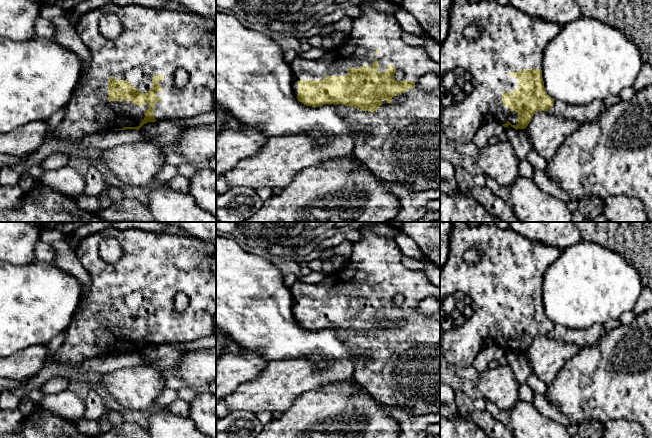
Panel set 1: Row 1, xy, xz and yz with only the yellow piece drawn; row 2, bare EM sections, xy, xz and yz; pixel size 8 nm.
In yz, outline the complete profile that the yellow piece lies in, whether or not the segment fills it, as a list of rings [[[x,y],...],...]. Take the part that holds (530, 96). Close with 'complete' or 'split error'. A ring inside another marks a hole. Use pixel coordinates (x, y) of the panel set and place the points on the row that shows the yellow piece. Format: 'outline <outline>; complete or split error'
outline [[[453,0],[451,8],[450,31],[447,39],[440,48],[440,95],[443,92],[442,79],[447,71],[462,68],[472,76],[473,89],[463,101],[452,104],[443,109],[442,129],[446,137],[455,145],[465,144],[474,138],[482,119],[487,113],[492,113],[495,120],[506,128],[525,129],[537,111],[550,111],[552,115],[577,121],[580,126],[592,123],[605,112],[606,106],[602,101],[595,100],[590,104],[579,106],[569,105],[551,98],[545,88],[542,77],[542,58],[547,44],[562,29],[557,23],[546,21],[543,18],[534,17],[520,12],[512,5],[500,5],[495,1],[477,0]],[[468,25],[475,25],[481,30],[480,36],[475,41],[468,40],[463,31]]]; split error

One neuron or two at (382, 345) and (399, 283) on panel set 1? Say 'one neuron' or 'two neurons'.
one neuron

